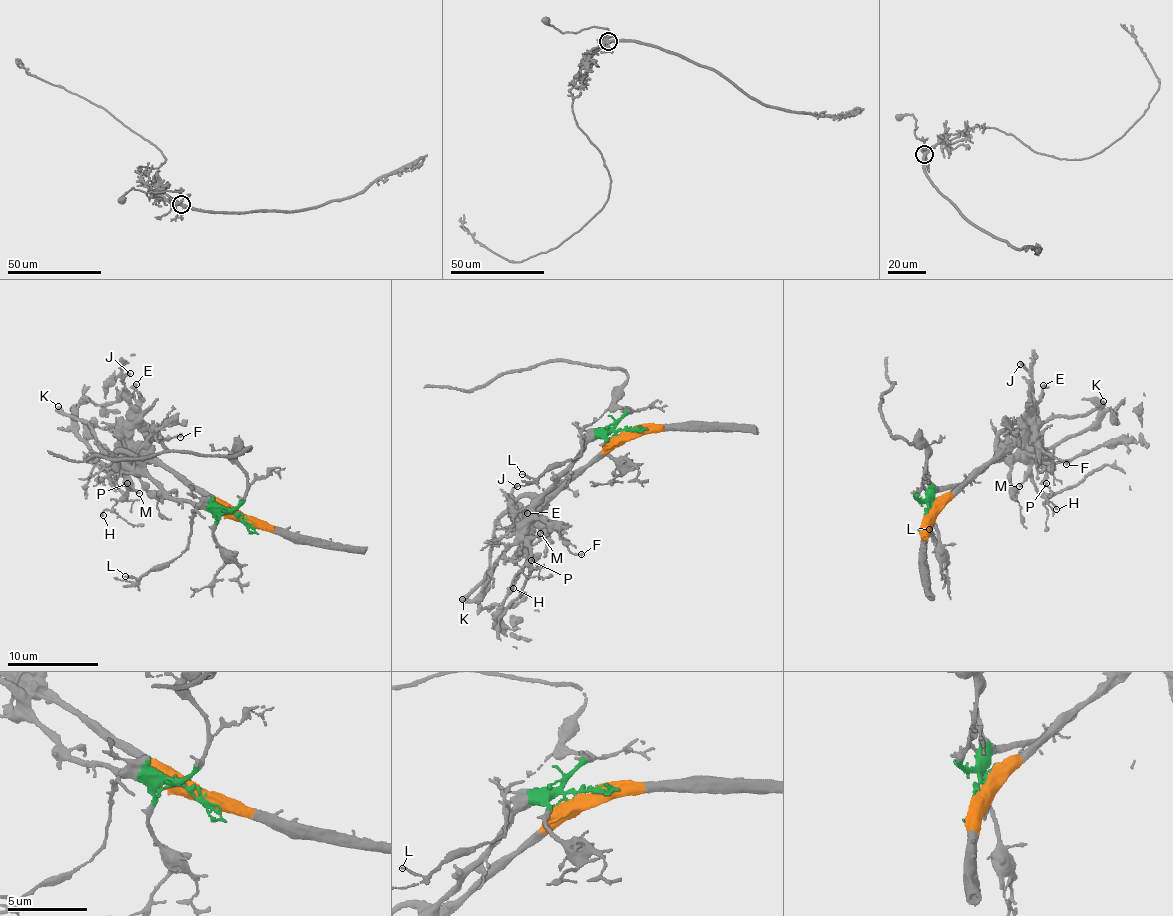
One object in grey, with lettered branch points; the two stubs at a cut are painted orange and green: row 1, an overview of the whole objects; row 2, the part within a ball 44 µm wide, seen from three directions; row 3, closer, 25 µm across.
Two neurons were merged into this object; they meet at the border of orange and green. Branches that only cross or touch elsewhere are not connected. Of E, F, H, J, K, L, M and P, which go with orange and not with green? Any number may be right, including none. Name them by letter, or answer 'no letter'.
E, F, J

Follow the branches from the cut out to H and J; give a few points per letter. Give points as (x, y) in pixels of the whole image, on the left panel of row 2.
H: (240, 519), (230, 511), (212, 512), (171, 498), (163, 485), (130, 469), (123, 473), (126, 496), (104, 515)
J: (239, 518), (178, 473), (151, 461), (133, 442), (130, 391), (123, 377), (131, 373)

